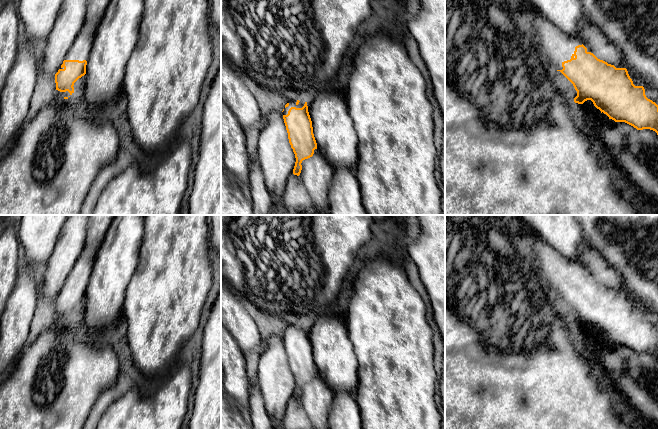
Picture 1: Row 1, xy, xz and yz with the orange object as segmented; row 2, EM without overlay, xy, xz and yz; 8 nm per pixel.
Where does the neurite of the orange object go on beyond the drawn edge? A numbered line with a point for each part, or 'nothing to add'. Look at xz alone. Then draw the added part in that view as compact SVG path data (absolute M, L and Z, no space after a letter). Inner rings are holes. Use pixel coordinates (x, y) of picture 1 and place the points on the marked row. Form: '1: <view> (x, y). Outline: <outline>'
1: xz (292, 101). Outline: M290 97L288 100L289 106L286 107L283 111L283 115L287 115L291 107L302 108L305 104L303 100L300 100L296 97Z

